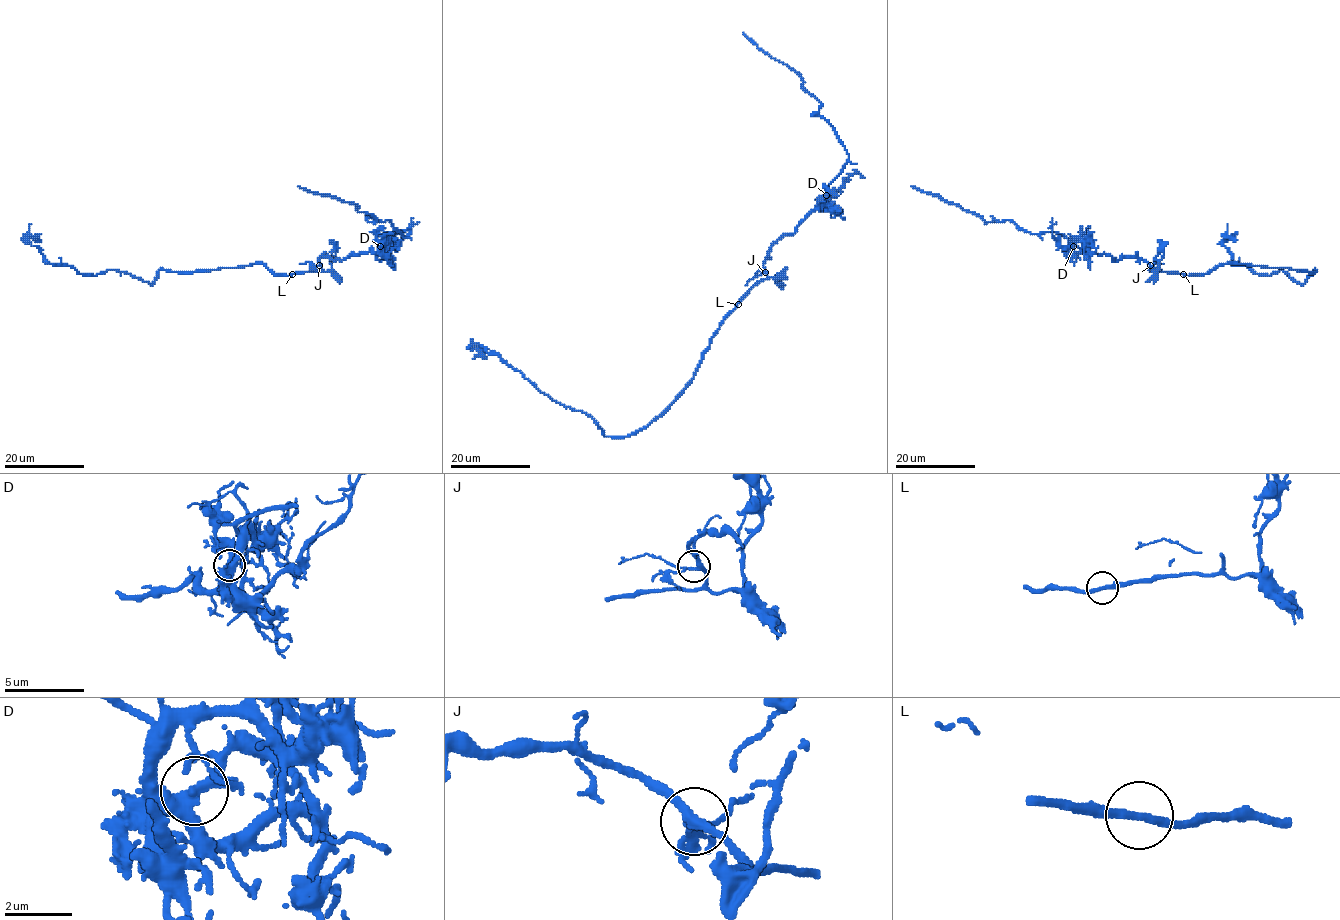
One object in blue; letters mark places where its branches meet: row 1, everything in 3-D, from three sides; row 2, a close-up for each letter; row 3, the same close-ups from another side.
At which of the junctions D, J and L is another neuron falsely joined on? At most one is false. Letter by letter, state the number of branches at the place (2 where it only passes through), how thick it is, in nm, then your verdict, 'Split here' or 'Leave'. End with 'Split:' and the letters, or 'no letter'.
D: Branches: 4. Thickness 360 nm. Leave
J: Branches: 4. Thickness 240 nm. Leave
L: Branches: 2. Thickness 240 nm. Leave
Split: no letter

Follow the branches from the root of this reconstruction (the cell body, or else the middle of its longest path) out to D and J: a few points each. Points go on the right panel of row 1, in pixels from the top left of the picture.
D: (1183, 274), (1158, 271), (1135, 257), (1112, 259), (1109, 255), (1092, 254), (1086, 249), (1075, 252), (1073, 246)
J: (1183, 274), (1158, 271), (1150, 265)

